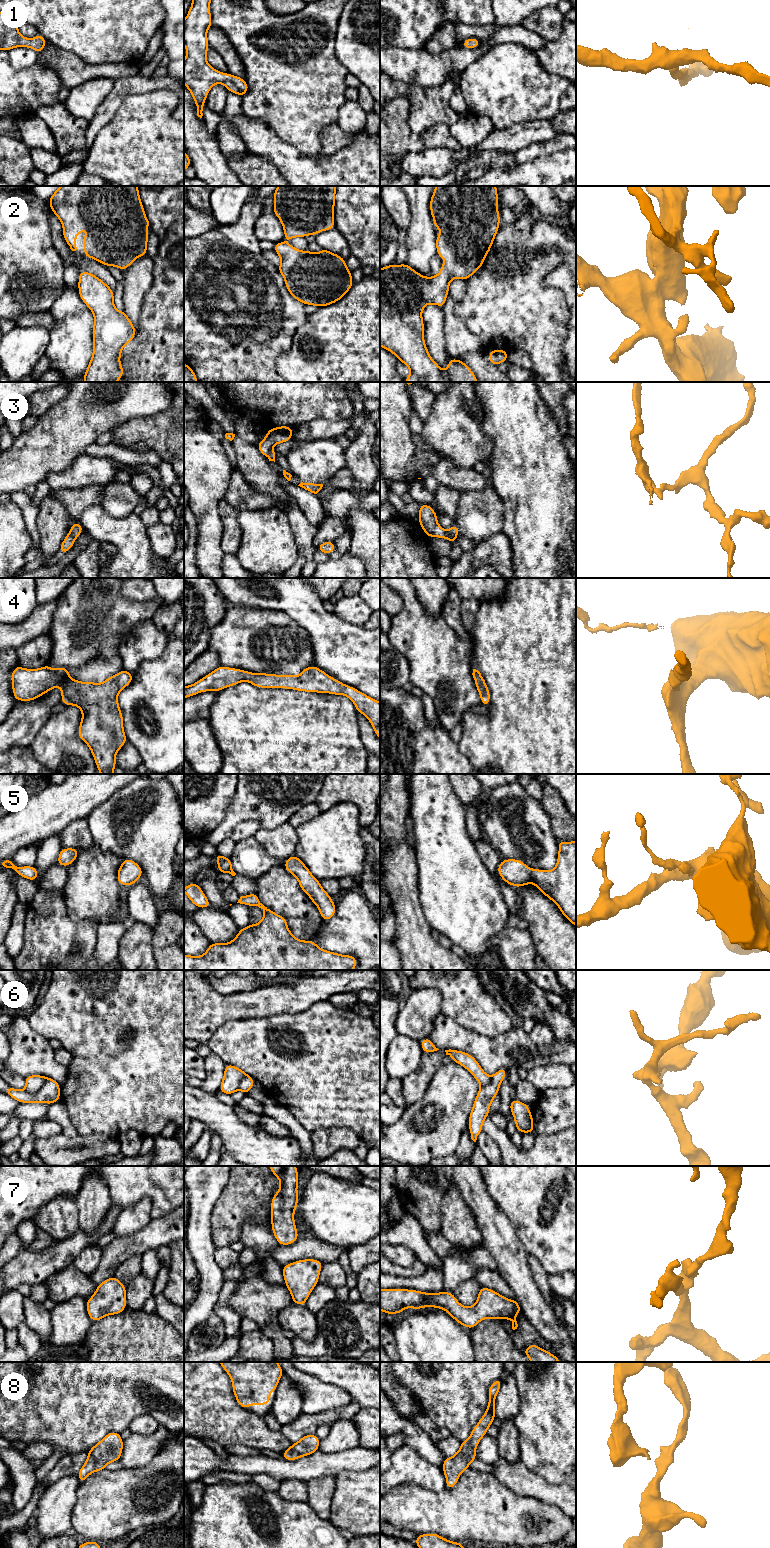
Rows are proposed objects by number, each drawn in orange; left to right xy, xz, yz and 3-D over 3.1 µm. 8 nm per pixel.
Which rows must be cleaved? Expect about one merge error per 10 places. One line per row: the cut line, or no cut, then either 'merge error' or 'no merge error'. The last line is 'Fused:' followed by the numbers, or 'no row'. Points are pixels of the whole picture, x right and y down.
1: cut none; no merge error
2: cut none; no merge error
3: cut yz (447, 531), (455, 537); merge error
4: cut none; no merge error
5: cut none; no merge error
6: cut xy (45, 1077), (44, 1083), (35, 1092), (27, 1092), (25, 1090); merge error
7: cut none; no merge error
8: cut none; no merge error
Fused: 3, 6

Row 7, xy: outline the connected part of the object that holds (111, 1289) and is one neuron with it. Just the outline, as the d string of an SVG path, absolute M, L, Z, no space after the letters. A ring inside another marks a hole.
M115 1275L103 1281L97 1285L94 1295L86 1301L86 1309L92 1322L125 1311L126 1285Z

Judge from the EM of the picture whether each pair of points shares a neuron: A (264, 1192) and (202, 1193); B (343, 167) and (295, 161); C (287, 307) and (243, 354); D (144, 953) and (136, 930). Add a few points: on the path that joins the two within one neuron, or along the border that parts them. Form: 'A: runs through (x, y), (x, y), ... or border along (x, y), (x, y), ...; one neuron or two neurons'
A: border along (230, 1176), (210, 1214); two neurons
B: runs through (331, 167), (307, 167); one neuron
C: runs through (285, 323), (284, 330), (277, 338), (259, 345); one neuron
D: runs through (140, 947), (138, 936); one neuron

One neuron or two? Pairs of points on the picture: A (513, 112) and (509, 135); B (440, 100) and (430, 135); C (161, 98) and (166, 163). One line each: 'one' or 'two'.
A: two
B: two
C: one

